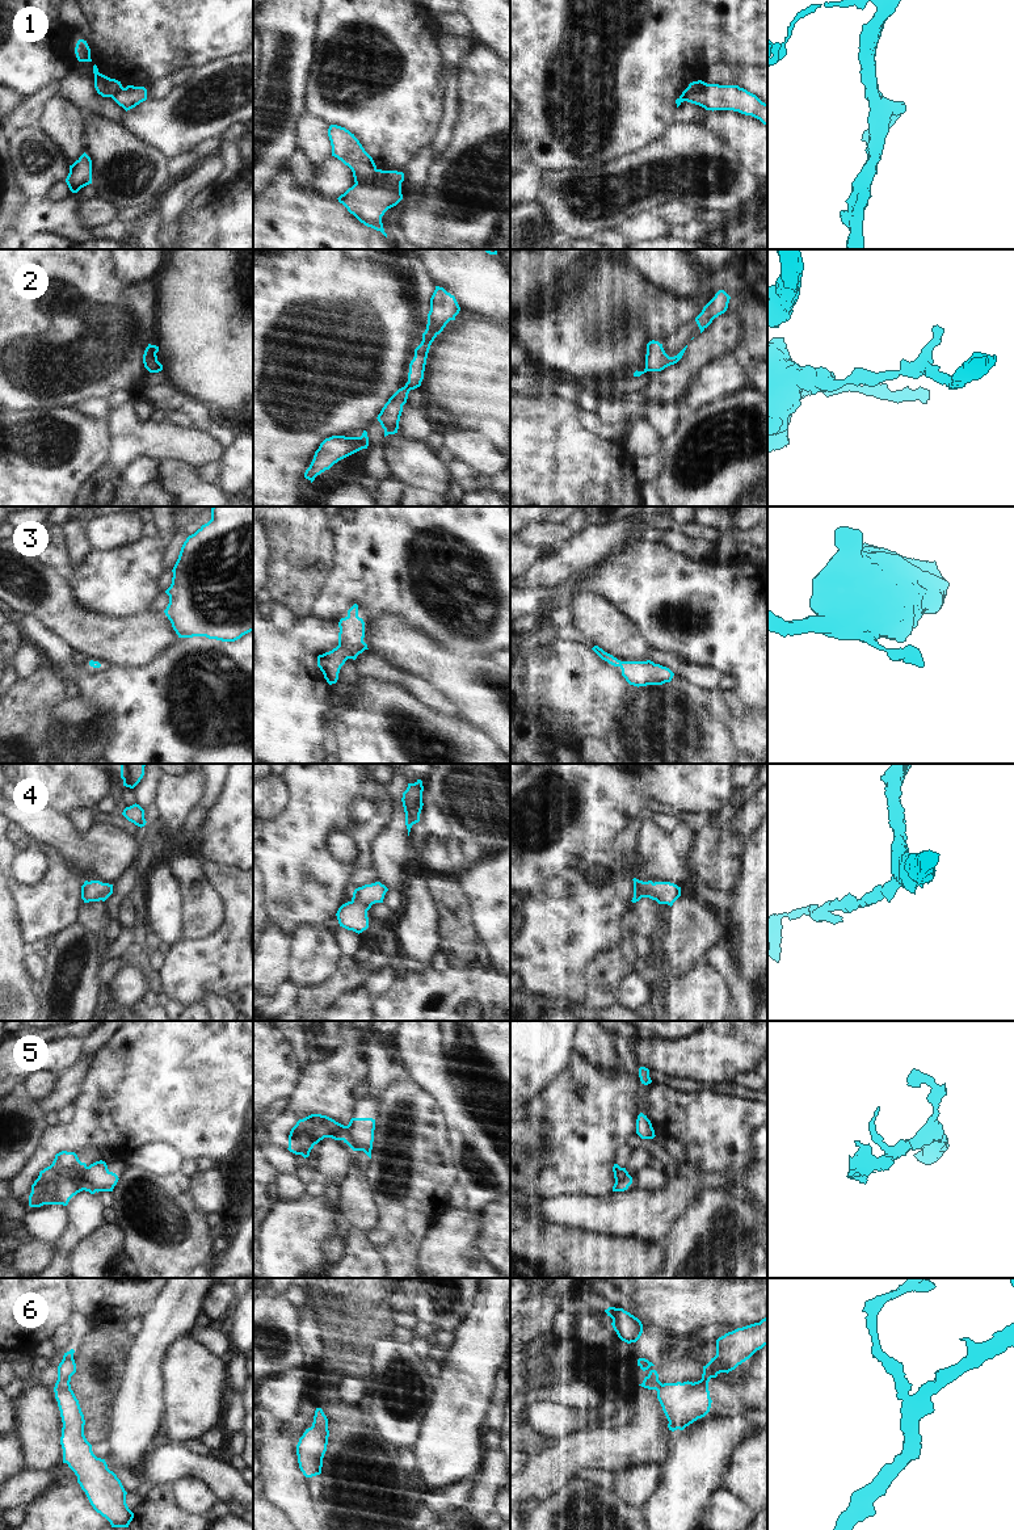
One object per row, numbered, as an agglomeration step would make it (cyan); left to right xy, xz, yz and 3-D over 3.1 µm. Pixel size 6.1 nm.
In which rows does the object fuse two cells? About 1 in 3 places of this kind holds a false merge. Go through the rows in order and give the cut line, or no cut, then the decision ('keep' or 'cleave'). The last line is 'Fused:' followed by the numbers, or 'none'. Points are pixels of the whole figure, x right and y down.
1: cut xz (377, 169), (371, 181), (356, 184); cleave
2: cut none; keep
3: cut none; keep
4: cut none; keep
5: cut xy (87, 1167), (84, 1180), (95, 1192); cleave
6: cut xy (55, 1386), (70, 1388); cleave
Fused: 1, 5, 6

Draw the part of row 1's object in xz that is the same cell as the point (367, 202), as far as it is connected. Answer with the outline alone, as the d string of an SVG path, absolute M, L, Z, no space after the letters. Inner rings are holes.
M376 169L373 182L354 184L337 199L361 223L380 231L387 238L382 217L403 199L403 181L403 172Z

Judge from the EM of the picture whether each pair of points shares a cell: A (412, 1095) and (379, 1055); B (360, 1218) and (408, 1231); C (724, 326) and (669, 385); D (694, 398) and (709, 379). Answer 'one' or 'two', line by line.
A: two
B: two
C: one
D: one

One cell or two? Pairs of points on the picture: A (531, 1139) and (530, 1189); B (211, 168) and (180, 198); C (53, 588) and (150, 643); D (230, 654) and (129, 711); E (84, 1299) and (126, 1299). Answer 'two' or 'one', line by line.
A: one
B: one
C: one
D: one
E: one

